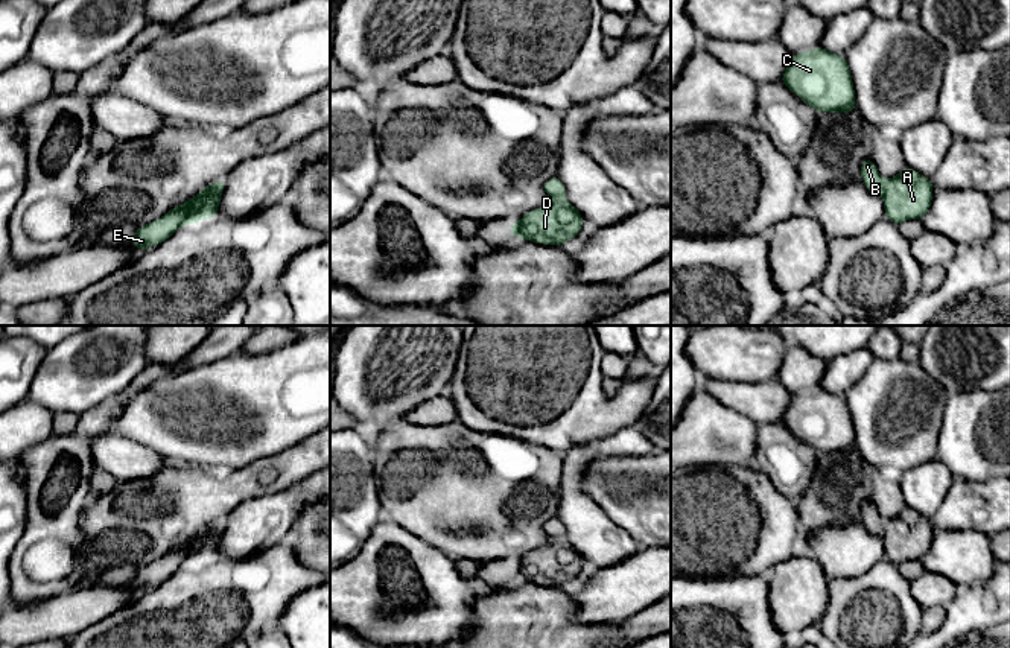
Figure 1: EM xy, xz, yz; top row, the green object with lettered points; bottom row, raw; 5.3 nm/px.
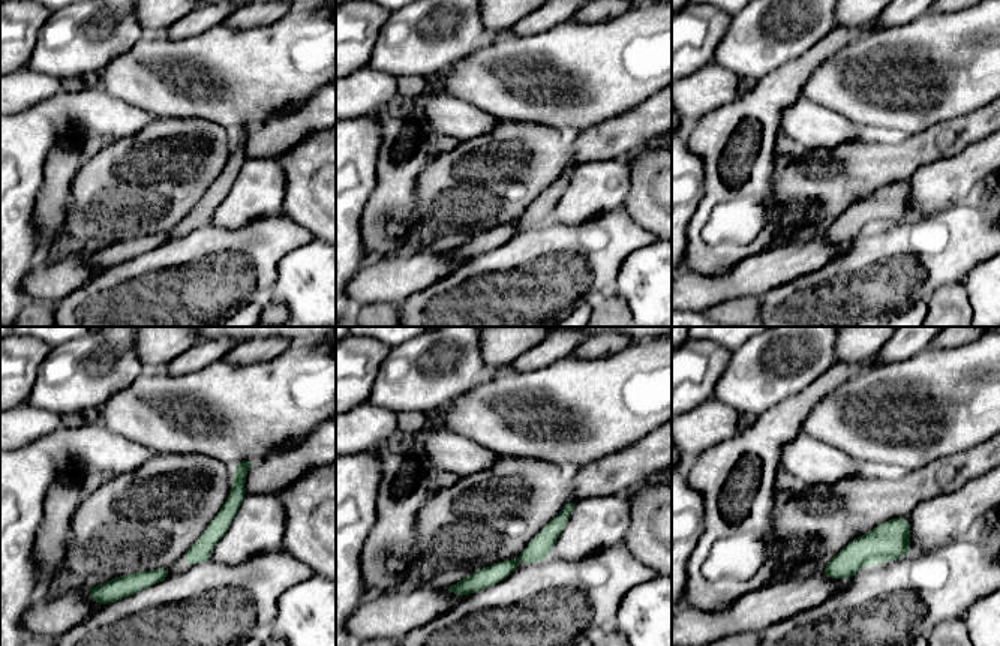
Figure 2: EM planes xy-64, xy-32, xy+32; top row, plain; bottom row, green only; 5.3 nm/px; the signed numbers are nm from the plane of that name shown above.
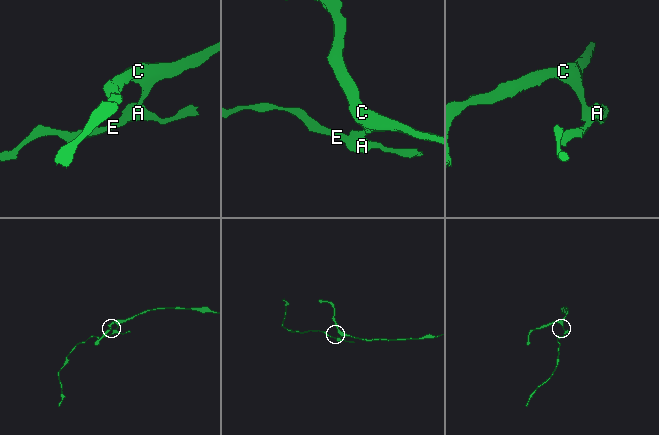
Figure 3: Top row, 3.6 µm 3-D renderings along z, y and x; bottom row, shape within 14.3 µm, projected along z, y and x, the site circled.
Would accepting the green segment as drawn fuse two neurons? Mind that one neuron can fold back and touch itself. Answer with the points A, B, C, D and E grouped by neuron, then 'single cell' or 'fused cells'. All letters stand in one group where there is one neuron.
A D E / B C; fused cells

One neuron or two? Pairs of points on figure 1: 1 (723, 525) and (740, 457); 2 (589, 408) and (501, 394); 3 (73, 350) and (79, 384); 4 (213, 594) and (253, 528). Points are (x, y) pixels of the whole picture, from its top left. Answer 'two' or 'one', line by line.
1: two
2: one
3: one
4: two

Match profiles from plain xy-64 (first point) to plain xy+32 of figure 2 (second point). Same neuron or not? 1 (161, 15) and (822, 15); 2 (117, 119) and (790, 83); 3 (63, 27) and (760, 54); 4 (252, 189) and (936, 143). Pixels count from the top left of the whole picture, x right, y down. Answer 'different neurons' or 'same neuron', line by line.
1: different neurons
2: different neurons
3: same neuron
4: different neurons

